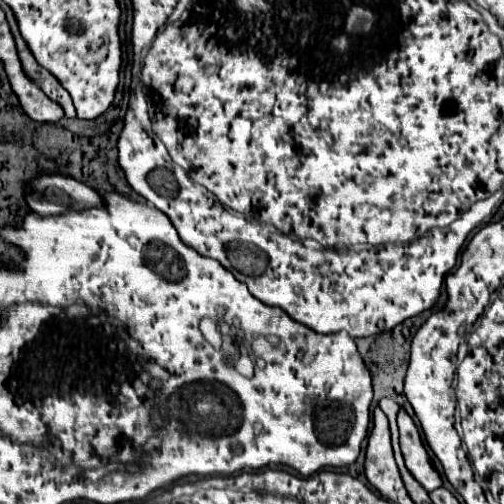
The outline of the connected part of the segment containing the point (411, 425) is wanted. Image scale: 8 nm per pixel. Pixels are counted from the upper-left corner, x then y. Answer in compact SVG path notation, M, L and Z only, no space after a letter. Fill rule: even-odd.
M403 408L397 414L397 426L399 426L399 442L407 470L413 474L413 478L417 478L417 482L427 492L437 490L441 486L441 476L437 474L437 470L429 460L429 454L421 442L415 422L409 418L409 414Z

